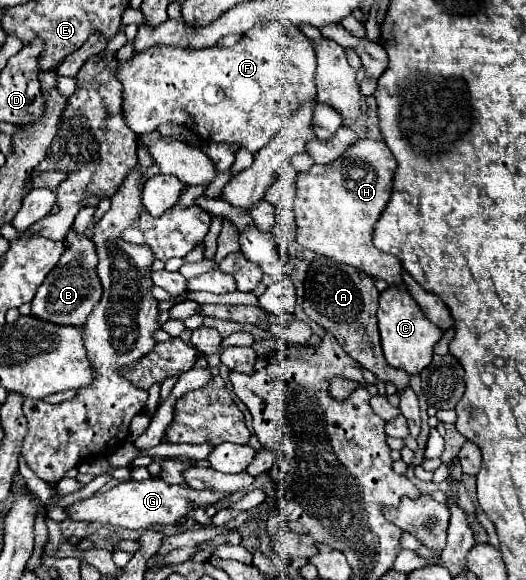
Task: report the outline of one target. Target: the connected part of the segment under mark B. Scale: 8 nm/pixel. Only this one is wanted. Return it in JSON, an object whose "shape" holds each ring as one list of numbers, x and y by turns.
{"shape":[[73,231,71,235,67,235,67,241,71,247,65,249,59,263,55,265,55,271,51,271,51,275,47,275,47,279,37,289,31,301,31,315,53,325,81,327,87,315,93,311,93,307,101,299,101,283,95,273,97,253,95,253,93,241,89,241,85,235,75,235]]}

